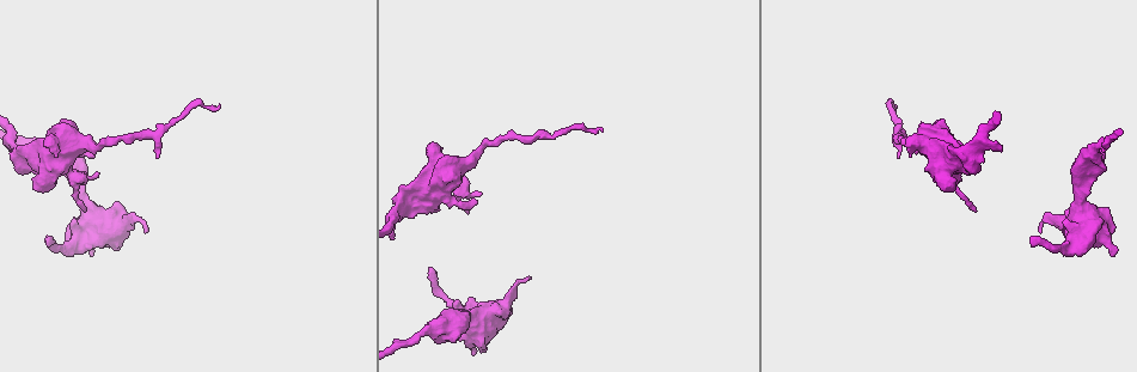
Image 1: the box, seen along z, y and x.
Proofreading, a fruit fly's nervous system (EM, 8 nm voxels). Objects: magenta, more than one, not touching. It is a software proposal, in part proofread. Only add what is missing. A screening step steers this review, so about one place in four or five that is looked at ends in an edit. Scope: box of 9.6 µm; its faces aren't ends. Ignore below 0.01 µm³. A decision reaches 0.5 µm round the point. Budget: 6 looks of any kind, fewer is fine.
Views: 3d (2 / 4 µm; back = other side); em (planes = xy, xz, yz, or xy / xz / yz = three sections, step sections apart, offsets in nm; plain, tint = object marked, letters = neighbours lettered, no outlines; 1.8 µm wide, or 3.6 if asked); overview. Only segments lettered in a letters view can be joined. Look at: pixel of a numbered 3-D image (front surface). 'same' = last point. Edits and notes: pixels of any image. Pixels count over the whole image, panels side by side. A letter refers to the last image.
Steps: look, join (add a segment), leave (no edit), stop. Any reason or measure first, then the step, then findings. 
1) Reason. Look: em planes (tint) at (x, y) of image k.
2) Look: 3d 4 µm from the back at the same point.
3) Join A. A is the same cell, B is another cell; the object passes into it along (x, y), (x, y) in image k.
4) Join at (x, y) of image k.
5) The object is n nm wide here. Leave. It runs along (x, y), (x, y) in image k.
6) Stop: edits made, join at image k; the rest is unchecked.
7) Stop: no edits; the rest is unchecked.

Stops while still wide. Look: 3d 4 µm from the back at (1094, 239) of image 1.

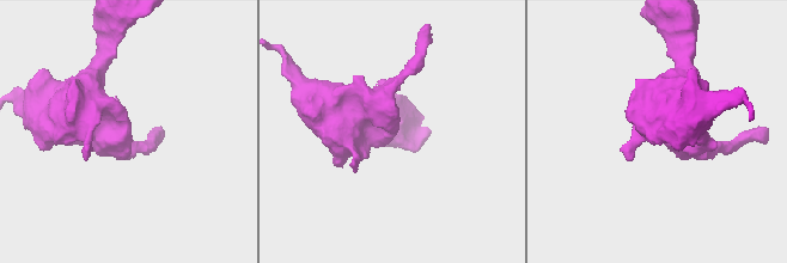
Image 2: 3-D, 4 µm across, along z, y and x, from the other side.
Shape alone is not enough. Look: em planes (letters) at (397, 129) of image 2.

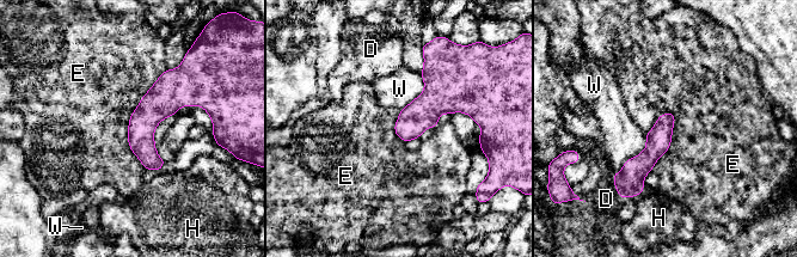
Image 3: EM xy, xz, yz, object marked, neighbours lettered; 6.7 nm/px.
Leave. D, E, H and W are other cells; it runs along (169, 72), (169, 93), (146, 117), (149, 166) in image 3; none of them fits.

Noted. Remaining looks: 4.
Branch stops here. Look: em 3.6 µm planes (plain) at (85, 210) of image 1.

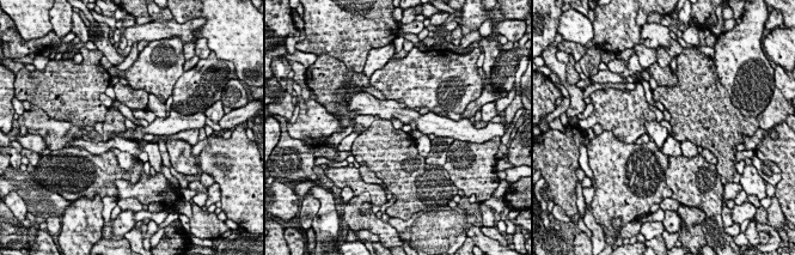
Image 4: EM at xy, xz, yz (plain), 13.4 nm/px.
Look: em 3.6 µm planes (letters) at the same point.

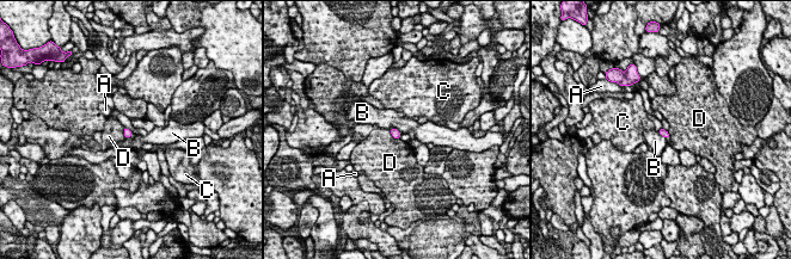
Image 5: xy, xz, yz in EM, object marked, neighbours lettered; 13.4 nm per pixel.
Leave. A, B, C and D are other cells; a border runs along (390, 129), (399, 131) in image 5; none of them fits.

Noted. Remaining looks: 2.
Look: em yz step 4 (tint) at (32, 163) of image 1.

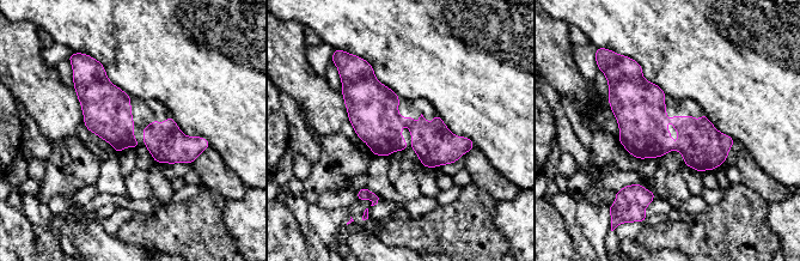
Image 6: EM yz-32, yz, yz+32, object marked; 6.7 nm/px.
Look: em planes (letters) at the same point.

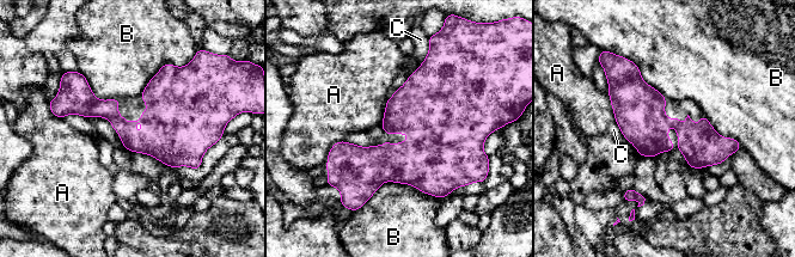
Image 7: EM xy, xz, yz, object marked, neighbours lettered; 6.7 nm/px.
The object is 280 nm wide here. Leave. A, B and C are other cells; no lettered segment goes on from it.

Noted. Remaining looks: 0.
Stop: no edits; the rest is unchecked.

